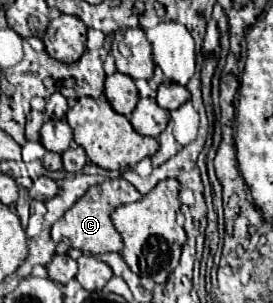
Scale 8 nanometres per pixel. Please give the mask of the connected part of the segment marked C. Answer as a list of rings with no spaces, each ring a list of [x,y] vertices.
[[[123,178],[105,180],[101,184],[95,184],[53,224],[51,238],[53,238],[53,242],[65,242],[65,244],[69,244],[69,246],[73,246],[85,254],[121,252],[123,240],[111,222],[111,212],[117,206],[121,206],[125,202],[135,202],[139,198],[141,198],[141,194],[135,190],[135,186]]]

